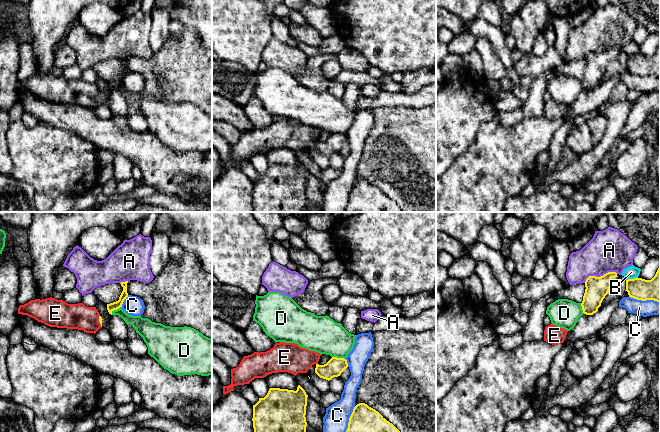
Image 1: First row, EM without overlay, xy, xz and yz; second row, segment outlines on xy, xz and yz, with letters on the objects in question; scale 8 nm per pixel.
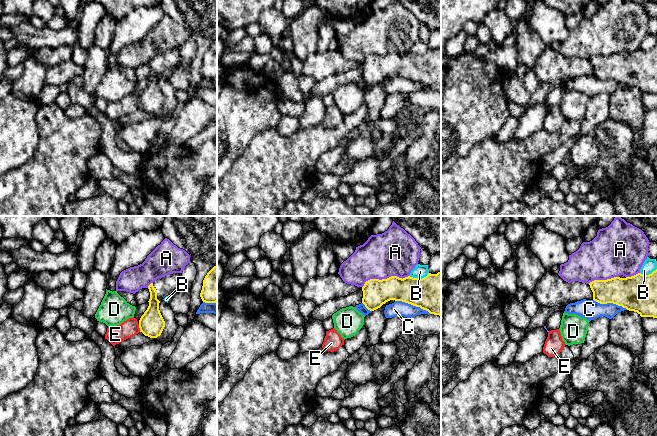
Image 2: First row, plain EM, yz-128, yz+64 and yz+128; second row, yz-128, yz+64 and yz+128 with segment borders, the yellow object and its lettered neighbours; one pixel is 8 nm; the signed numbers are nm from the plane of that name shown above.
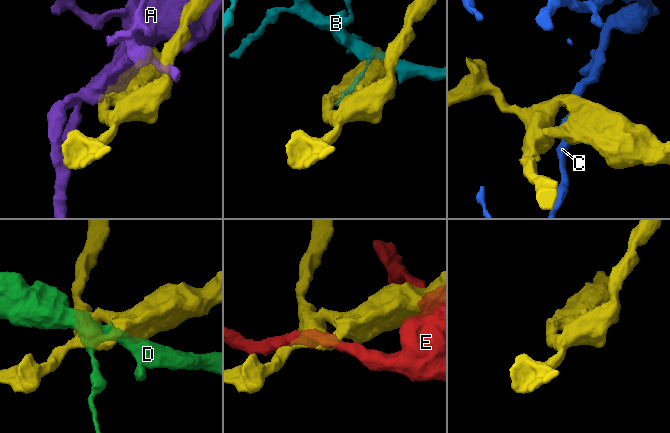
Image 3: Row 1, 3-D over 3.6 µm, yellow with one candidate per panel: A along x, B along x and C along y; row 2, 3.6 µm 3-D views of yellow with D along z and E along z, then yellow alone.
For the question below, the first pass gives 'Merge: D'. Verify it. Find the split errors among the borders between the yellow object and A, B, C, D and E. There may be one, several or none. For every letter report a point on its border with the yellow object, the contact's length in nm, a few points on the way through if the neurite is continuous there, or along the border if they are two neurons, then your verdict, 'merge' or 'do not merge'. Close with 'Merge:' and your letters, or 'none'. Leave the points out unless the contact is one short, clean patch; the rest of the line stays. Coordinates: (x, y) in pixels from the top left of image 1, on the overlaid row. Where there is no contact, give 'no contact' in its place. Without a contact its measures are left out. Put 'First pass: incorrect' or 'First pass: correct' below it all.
A: yz (600, 276) | 280 nm | do not merge
B: yz (631, 279) | 100 nm | do not merge
C: yz (644, 300) | 260 nm | do not merge
D: xz (339, 358) | 110 nm | along xz (332, 356), (345, 359) | do not merge
E: xy (99, 321) | 100 nm | do not merge
Merge: none
First pass: incorrect

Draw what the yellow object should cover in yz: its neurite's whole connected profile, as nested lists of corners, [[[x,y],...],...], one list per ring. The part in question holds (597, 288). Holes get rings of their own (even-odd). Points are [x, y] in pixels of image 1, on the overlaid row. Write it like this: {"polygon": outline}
{"polygon": [[[608,272],[603,276],[589,276],[585,281],[585,293],[581,303],[583,313],[593,315],[598,311],[610,287],[619,280],[616,272]]]}

